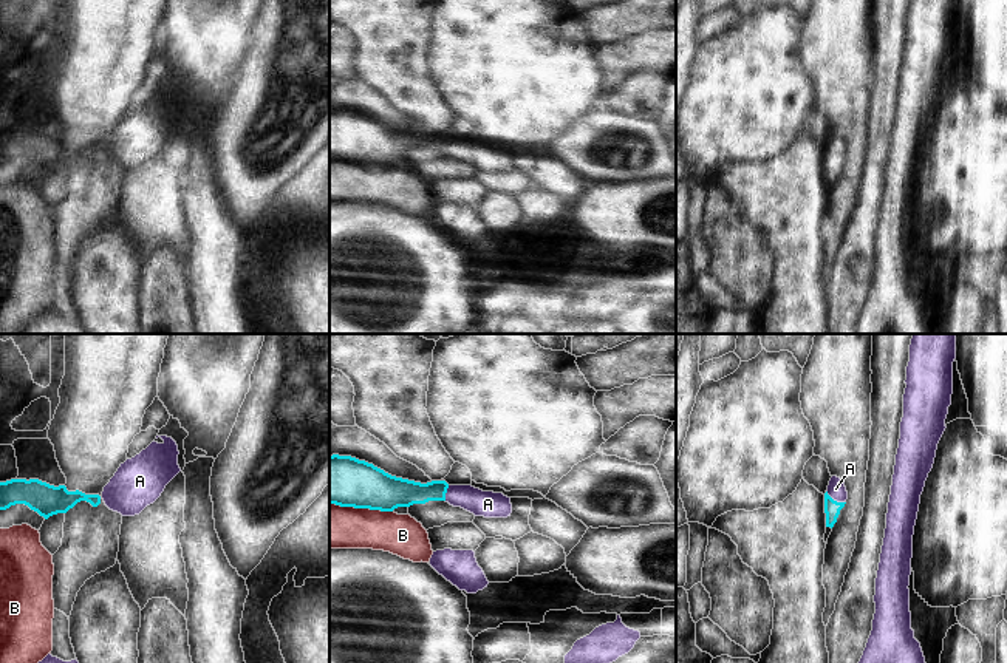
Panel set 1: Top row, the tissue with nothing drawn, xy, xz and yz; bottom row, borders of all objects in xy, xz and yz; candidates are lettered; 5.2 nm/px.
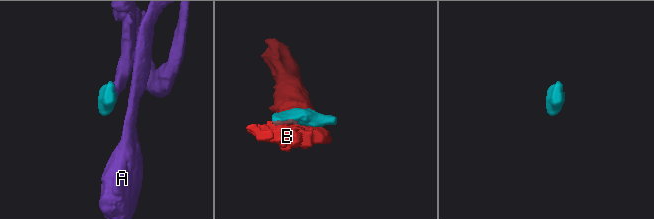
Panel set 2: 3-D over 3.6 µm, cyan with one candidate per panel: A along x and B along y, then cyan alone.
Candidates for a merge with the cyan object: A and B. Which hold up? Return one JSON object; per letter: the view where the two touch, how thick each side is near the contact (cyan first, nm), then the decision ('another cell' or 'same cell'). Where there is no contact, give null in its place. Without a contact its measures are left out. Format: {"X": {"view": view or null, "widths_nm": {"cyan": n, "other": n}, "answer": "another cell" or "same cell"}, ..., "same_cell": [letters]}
{"A": {"view": "yz", "widths_nm": {"cyan": 80, "other": 90}, "answer": "same cell"}, "B": {"view": "xz", "widths_nm": {"cyan": 260, "other": 240}, "answer": "another cell"}, "same_cell": ["A"]}

